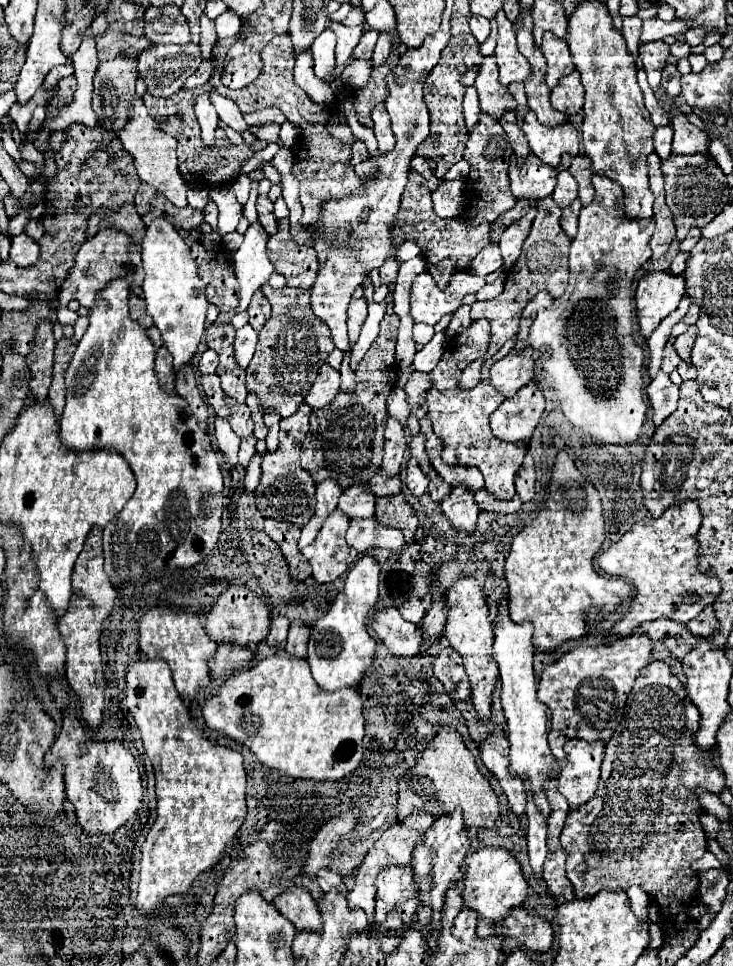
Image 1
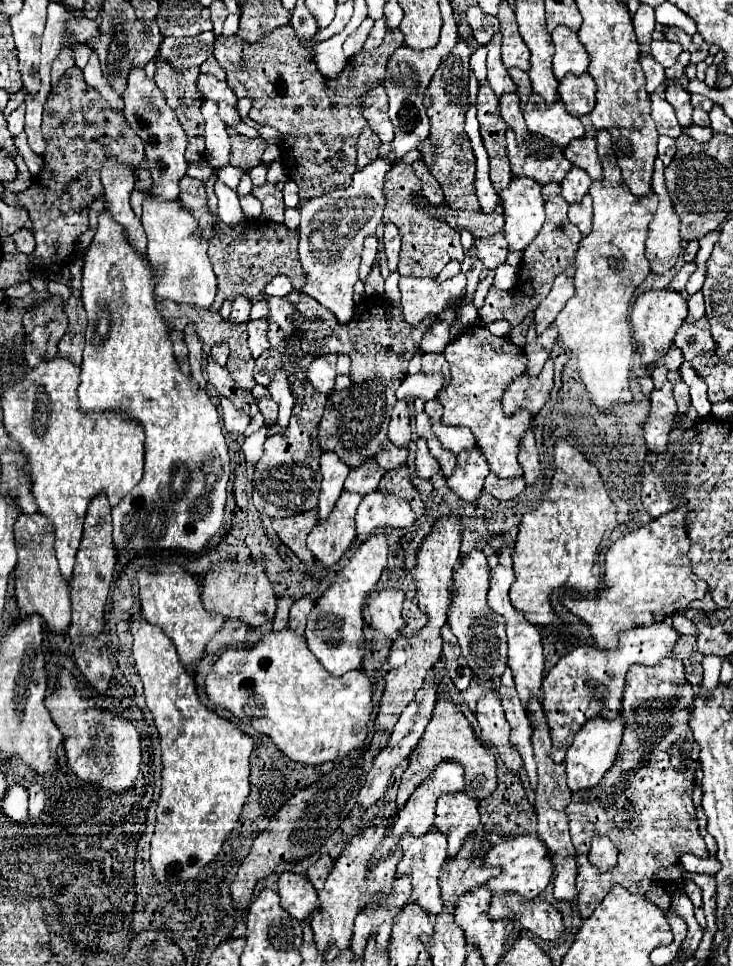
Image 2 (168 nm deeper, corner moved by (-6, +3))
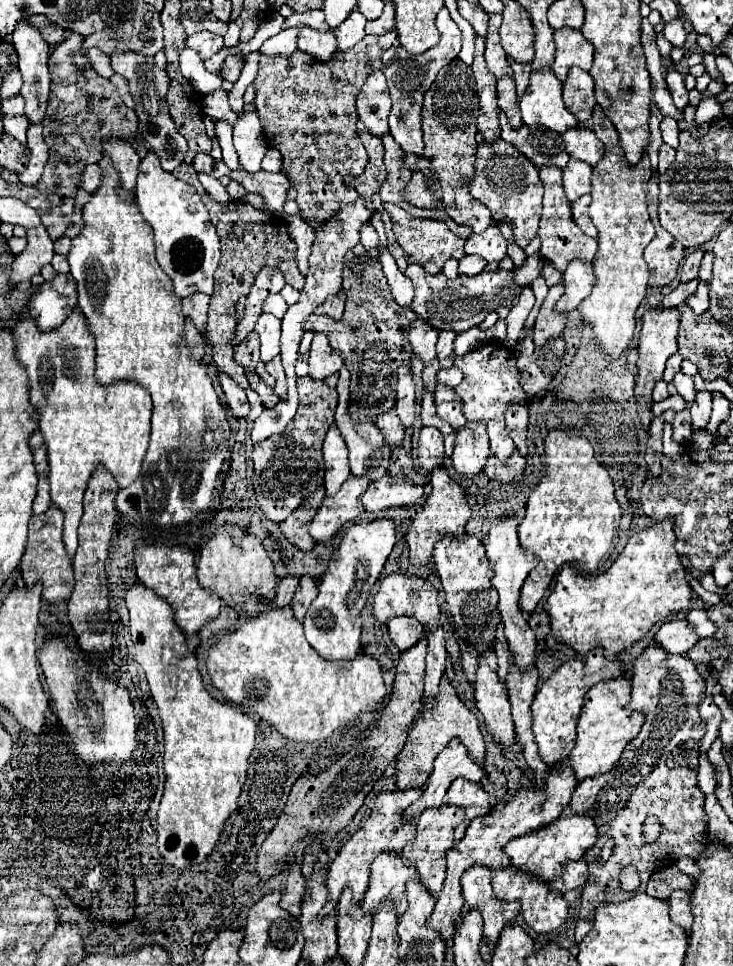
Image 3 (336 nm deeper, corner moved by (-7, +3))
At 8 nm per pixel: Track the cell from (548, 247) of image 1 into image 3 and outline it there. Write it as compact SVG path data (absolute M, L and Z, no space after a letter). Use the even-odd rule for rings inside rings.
M541 167L539 169L539 177L543 181L545 187L545 195L543 195L543 215L541 215L541 223L539 223L539 239L541 239L541 247L539 247L539 255L541 259L547 259L555 265L557 271L565 271L565 267L573 261L591 261L595 257L597 251L597 241L587 237L575 223L571 217L571 203L565 197L563 191L563 181L561 181L561 169L559 167Z

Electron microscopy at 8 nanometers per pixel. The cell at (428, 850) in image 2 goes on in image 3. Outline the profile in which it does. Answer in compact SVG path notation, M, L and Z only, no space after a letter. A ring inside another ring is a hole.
M441 805L437 809L427 809L417 821L415 840L403 849L403 863L421 863L421 883L431 895L439 895L445 879L445 851L453 845L453 831L463 821L465 813L453 805Z

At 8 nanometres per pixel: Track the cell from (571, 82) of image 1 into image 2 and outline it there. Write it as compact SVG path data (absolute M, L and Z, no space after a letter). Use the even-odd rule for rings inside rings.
M566 75L558 85L558 95L562 97L566 111L574 117L584 117L594 109L596 99L596 83L594 79L584 75Z

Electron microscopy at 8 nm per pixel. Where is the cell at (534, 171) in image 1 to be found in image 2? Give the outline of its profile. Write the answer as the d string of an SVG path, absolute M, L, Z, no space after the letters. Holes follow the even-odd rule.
M508 129L508 157L512 175L524 175L536 179L540 185L550 181L562 181L570 171L572 163L562 155L562 149L556 147L550 139L540 135L530 135L522 143L514 139L514 133Z

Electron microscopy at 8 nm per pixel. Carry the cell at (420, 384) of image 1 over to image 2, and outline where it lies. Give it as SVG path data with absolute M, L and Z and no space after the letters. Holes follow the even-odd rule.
M426 353L422 357L422 371L440 371L446 377L446 383L450 381L450 367L442 353Z

